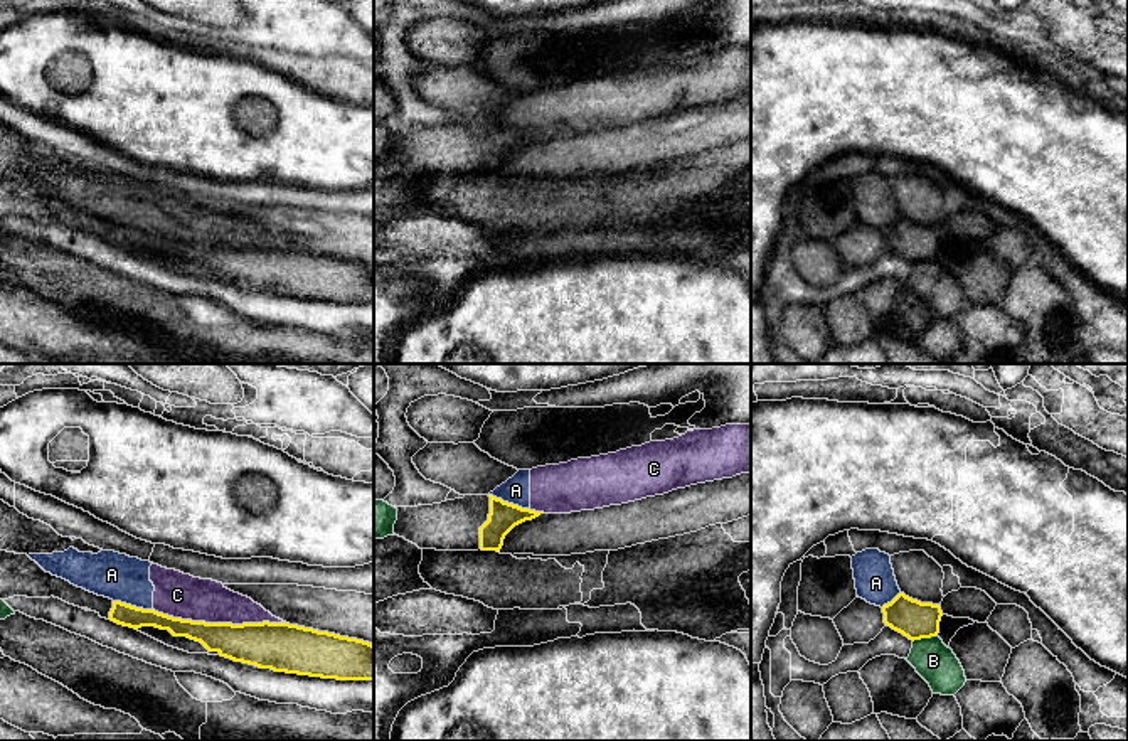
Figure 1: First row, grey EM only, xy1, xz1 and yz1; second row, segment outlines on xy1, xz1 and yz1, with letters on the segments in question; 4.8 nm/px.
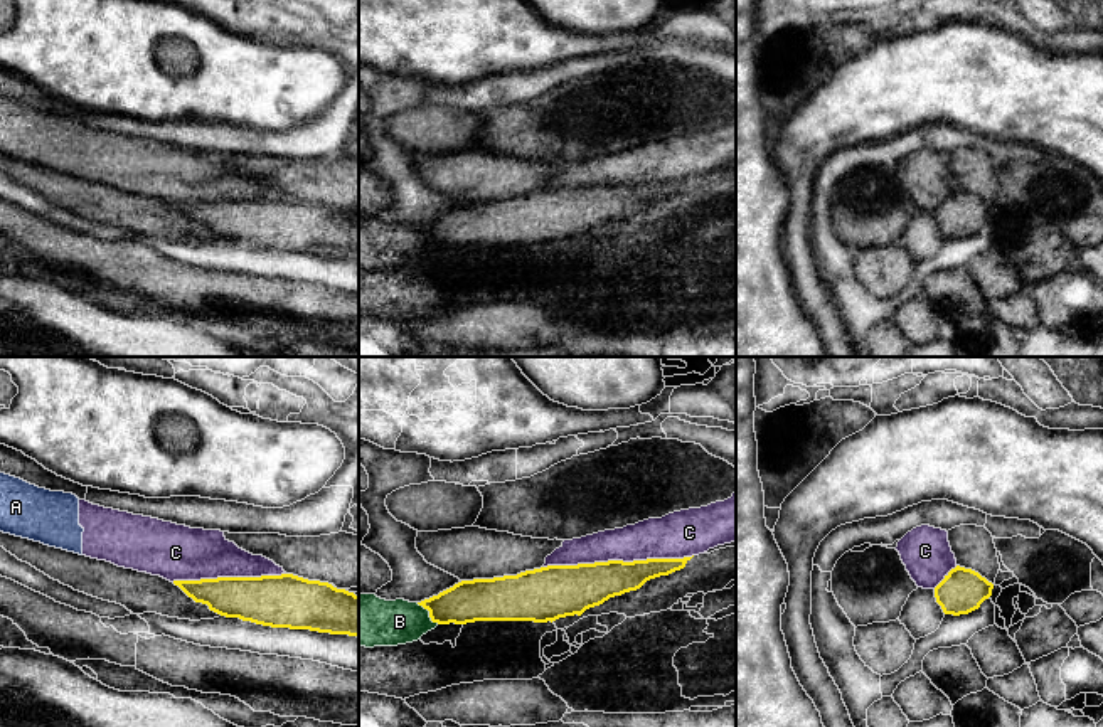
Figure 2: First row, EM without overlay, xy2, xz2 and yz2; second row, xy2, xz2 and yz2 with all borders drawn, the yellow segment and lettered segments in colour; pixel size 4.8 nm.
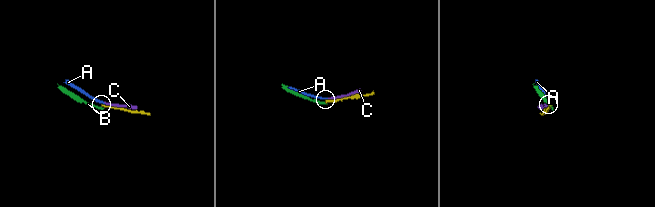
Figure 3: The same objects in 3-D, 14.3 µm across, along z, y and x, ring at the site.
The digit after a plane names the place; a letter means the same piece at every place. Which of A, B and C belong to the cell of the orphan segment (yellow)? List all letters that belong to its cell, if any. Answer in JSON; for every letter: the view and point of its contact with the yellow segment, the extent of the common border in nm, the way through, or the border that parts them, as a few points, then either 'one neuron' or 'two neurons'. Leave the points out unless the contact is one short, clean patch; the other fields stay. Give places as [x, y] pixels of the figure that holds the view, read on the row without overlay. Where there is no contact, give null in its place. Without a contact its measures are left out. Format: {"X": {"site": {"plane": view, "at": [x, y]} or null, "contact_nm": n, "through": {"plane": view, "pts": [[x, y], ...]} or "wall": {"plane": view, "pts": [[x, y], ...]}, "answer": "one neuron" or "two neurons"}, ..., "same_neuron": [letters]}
{"A": {"site": {"plane": "xz1", "at": [507, 125]}, "contact_nm": 220, "wall": {"plane": "xz1", "pts": [[489, 117], [529, 132]]}, "answer": "two neurons"}, "B": {"site": {"plane": "xz2", "at": [430, 236]}, "contact_nm": 150, "wall": {"plane": "xz2", "pts": [[416, 226], [438, 246]]}, "answer": "two neurons"}, "C": {"site": {"plane": "xz2", "at": [618, 184]}, "contact_nm": 700, "answer": "two neurons"}, "same_neuron": []}

